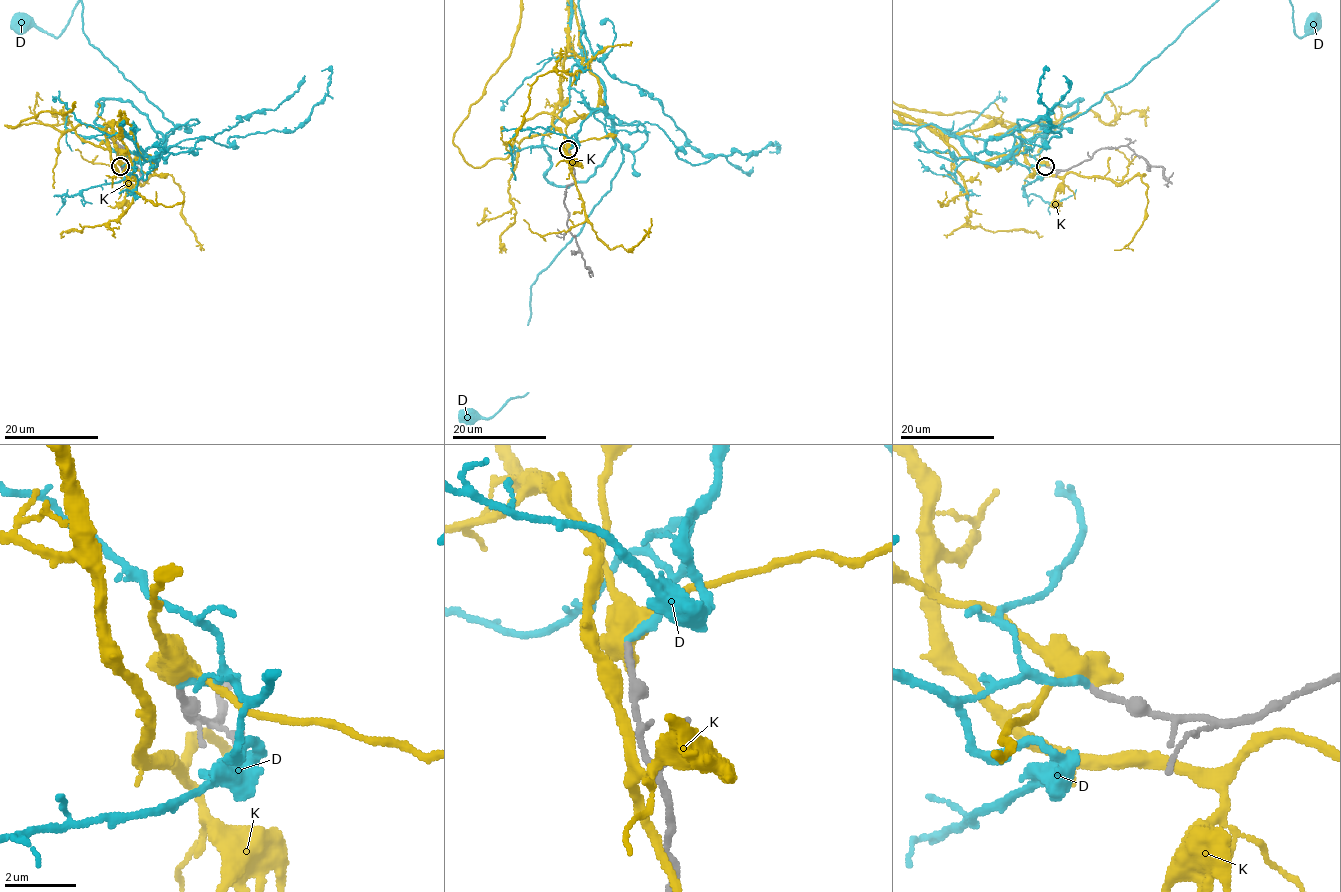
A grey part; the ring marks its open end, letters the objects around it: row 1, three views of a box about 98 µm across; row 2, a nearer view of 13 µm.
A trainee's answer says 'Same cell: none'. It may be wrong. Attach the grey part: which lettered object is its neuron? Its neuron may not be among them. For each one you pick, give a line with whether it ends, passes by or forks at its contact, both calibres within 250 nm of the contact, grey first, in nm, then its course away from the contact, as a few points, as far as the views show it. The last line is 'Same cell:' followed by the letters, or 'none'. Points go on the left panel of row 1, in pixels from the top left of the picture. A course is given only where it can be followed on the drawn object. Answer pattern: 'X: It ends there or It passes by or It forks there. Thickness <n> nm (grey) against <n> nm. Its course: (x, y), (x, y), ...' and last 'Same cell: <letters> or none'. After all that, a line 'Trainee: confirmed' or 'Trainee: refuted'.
D: It ends there. Thickness 190 nm (grey) against 240 nm
Same cell: D
Trainee: refuted

